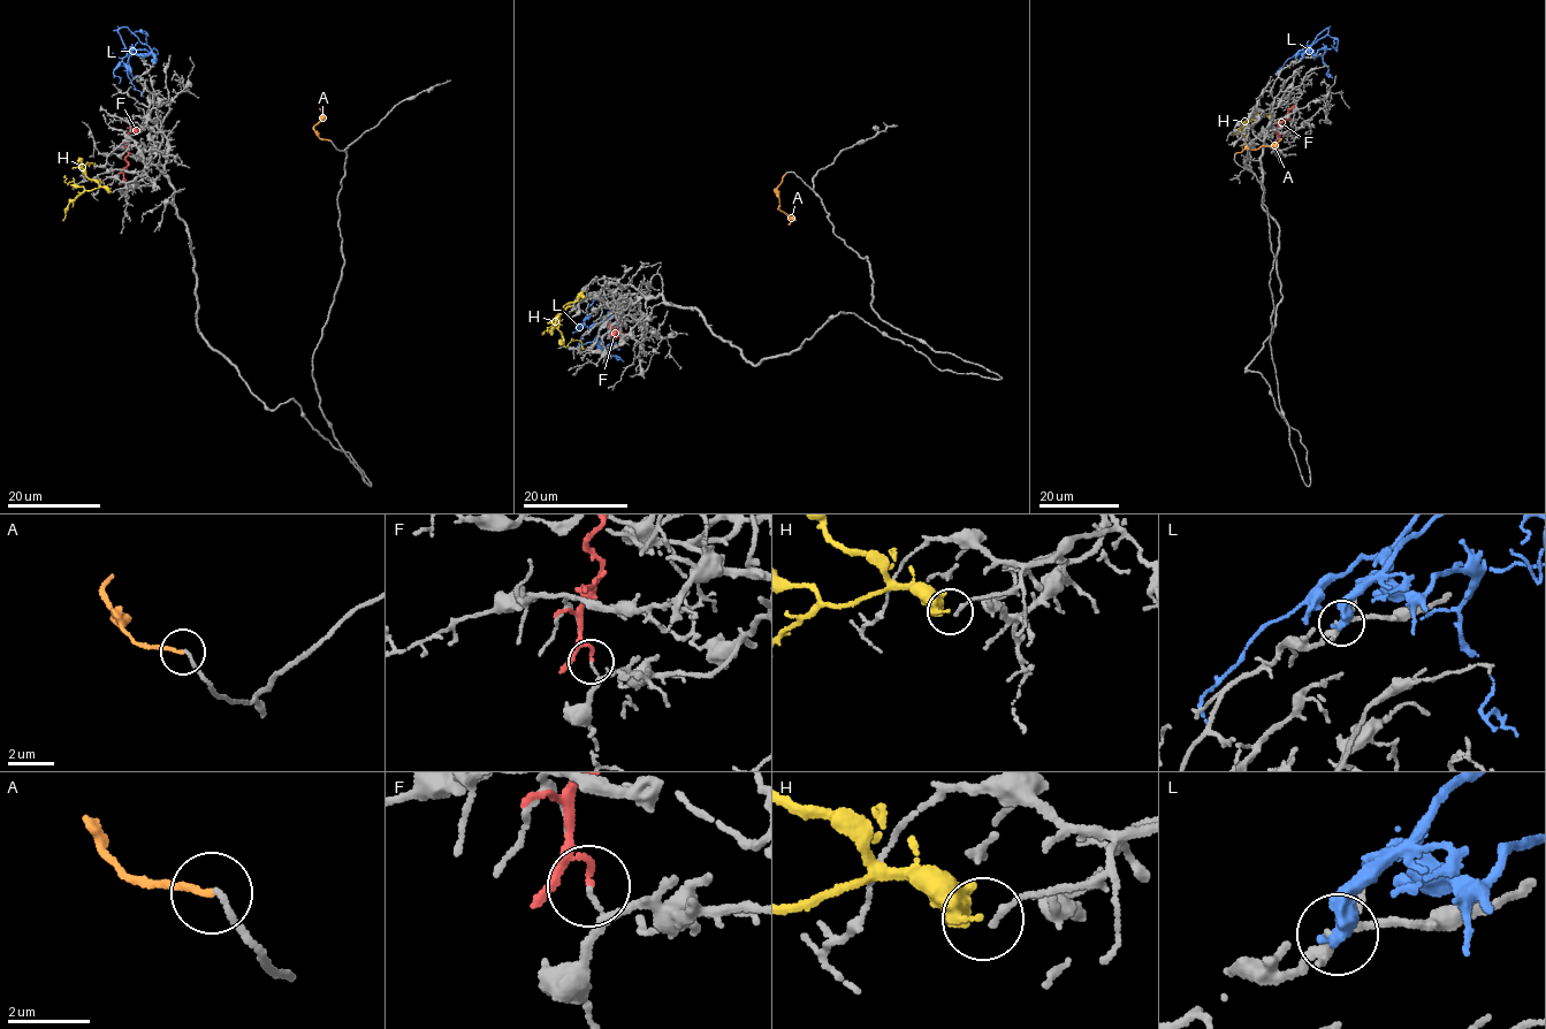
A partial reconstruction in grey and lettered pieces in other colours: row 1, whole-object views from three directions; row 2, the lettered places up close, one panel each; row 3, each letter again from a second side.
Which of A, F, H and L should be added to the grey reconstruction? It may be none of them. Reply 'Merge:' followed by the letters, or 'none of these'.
Merge: A

